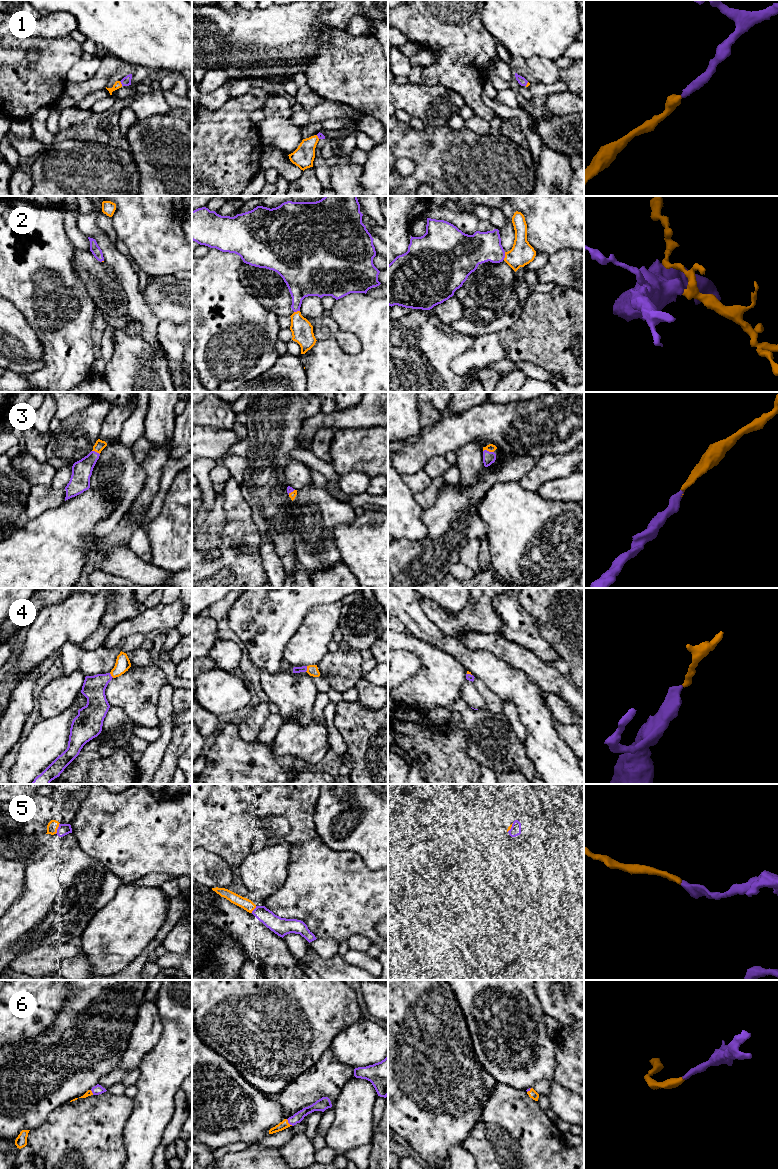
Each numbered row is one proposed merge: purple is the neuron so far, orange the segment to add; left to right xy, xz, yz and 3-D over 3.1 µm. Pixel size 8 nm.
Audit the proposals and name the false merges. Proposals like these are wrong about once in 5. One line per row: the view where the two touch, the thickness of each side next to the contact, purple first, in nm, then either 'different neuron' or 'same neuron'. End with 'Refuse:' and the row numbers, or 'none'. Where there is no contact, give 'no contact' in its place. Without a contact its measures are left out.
1: xy | 80/60 nm | same neuron
2: yz | 240/190 nm | same neuron
3: yz | 100/60 nm | same neuron
4: xz | 50/90 nm | same neuron
5: xy | 90/90 nm | same neuron
6: xz | 80/70 nm | same neuron
Refuse: none

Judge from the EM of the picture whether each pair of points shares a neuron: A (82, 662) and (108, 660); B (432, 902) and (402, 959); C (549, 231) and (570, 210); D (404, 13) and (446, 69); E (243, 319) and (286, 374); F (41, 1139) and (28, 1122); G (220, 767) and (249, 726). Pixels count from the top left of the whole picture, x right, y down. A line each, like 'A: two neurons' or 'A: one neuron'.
A: one neuron
B: one neuron
C: one neuron
D: one neuron
E: two neurons
F: two neurons
G: two neurons

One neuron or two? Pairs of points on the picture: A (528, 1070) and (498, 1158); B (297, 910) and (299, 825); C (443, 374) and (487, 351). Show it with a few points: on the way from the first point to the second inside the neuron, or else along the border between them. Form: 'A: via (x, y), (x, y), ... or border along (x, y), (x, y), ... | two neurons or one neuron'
A: border along (499, 1082), (525, 1091) | two neurons
B: via (304, 889), (304, 846) | one neuron
C: border along (465, 351), (450, 364), (450, 368), (457, 375) | two neurons

